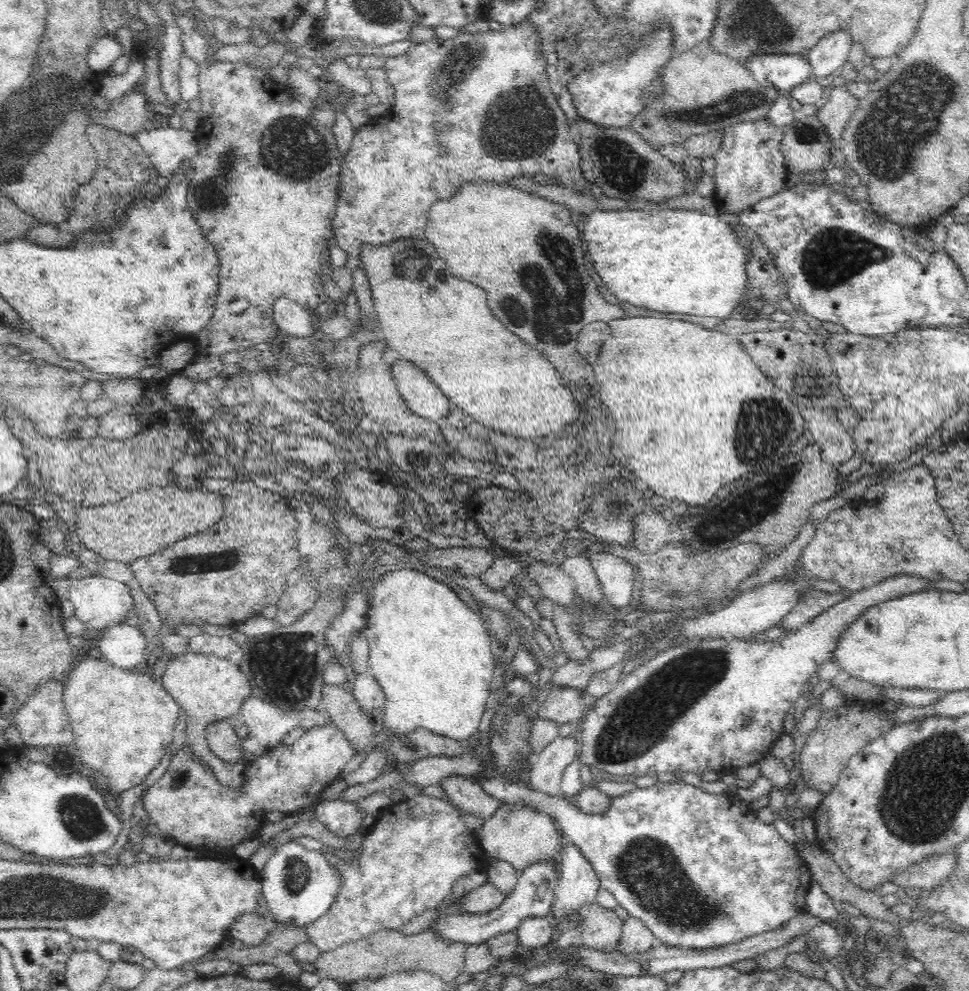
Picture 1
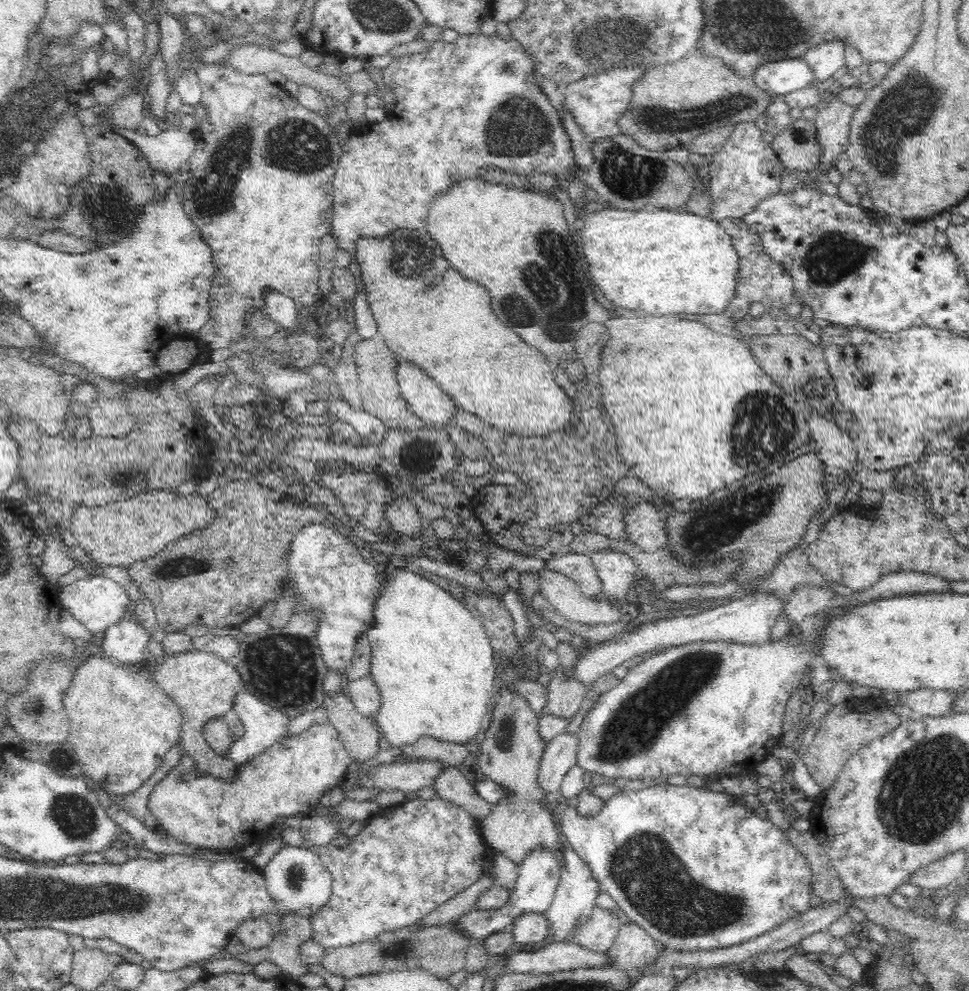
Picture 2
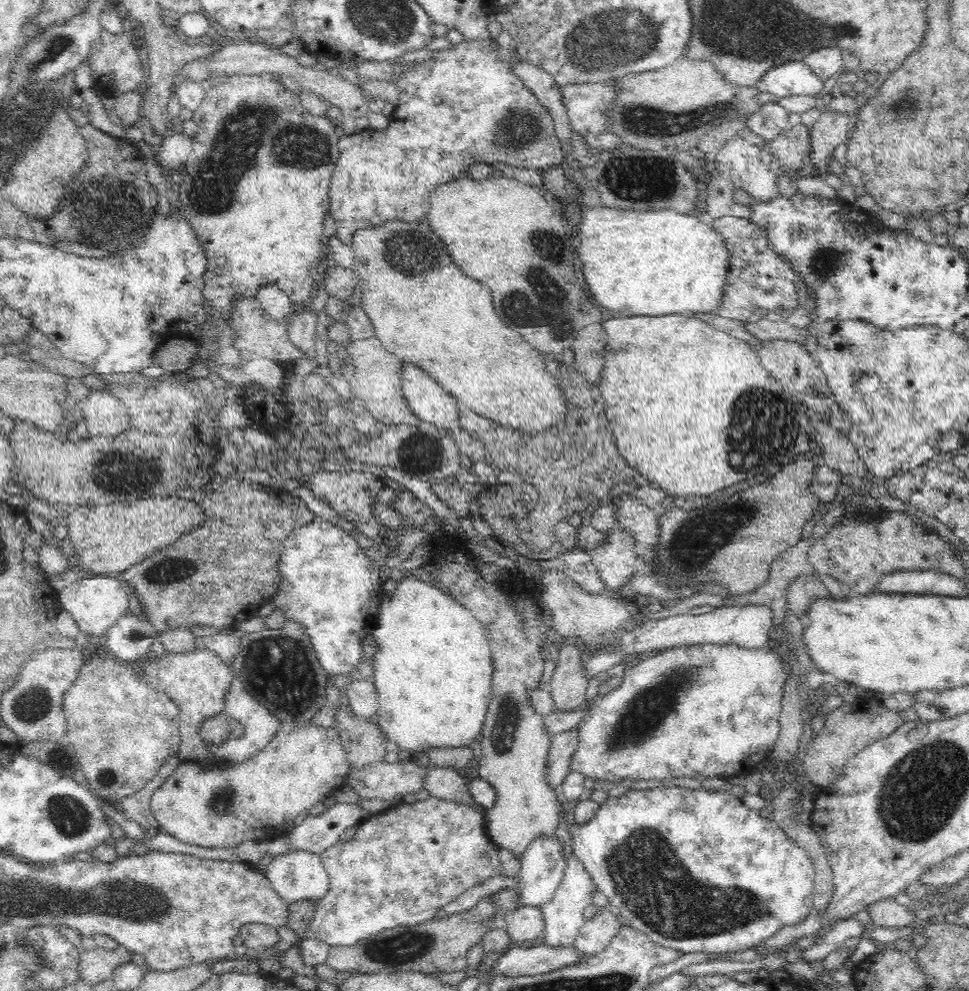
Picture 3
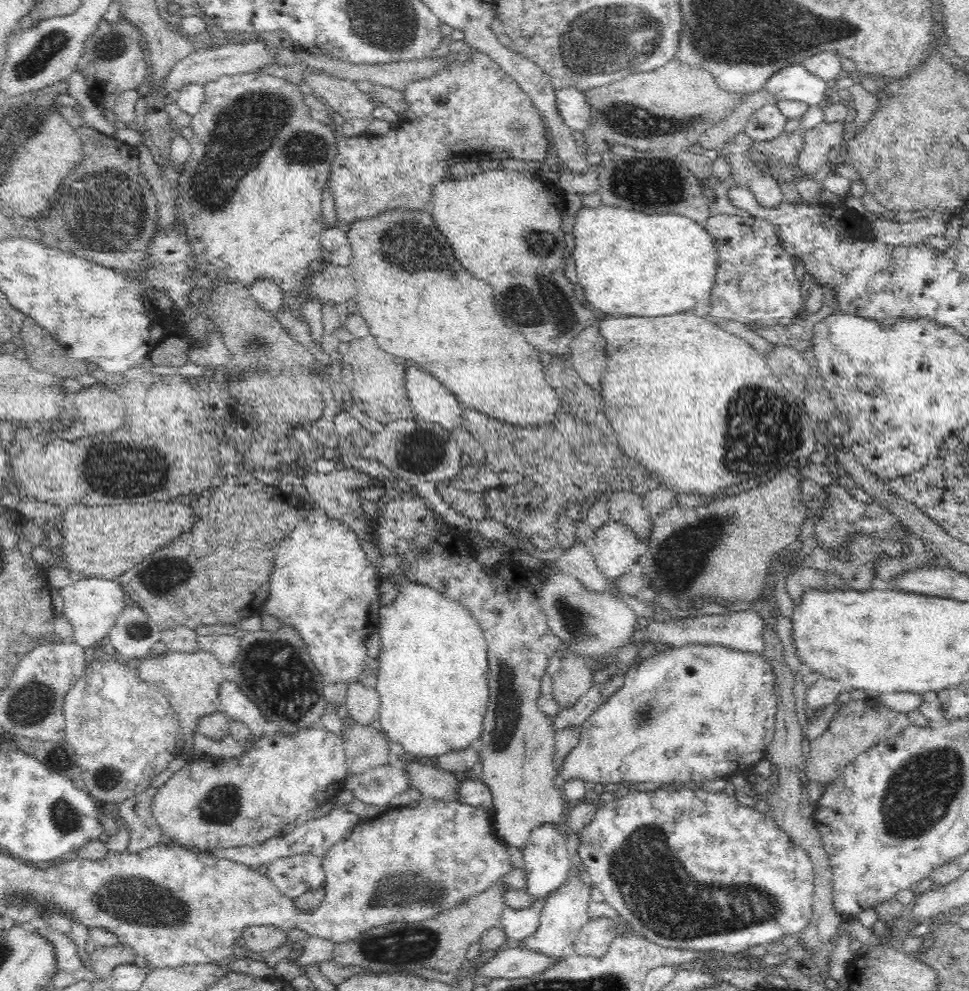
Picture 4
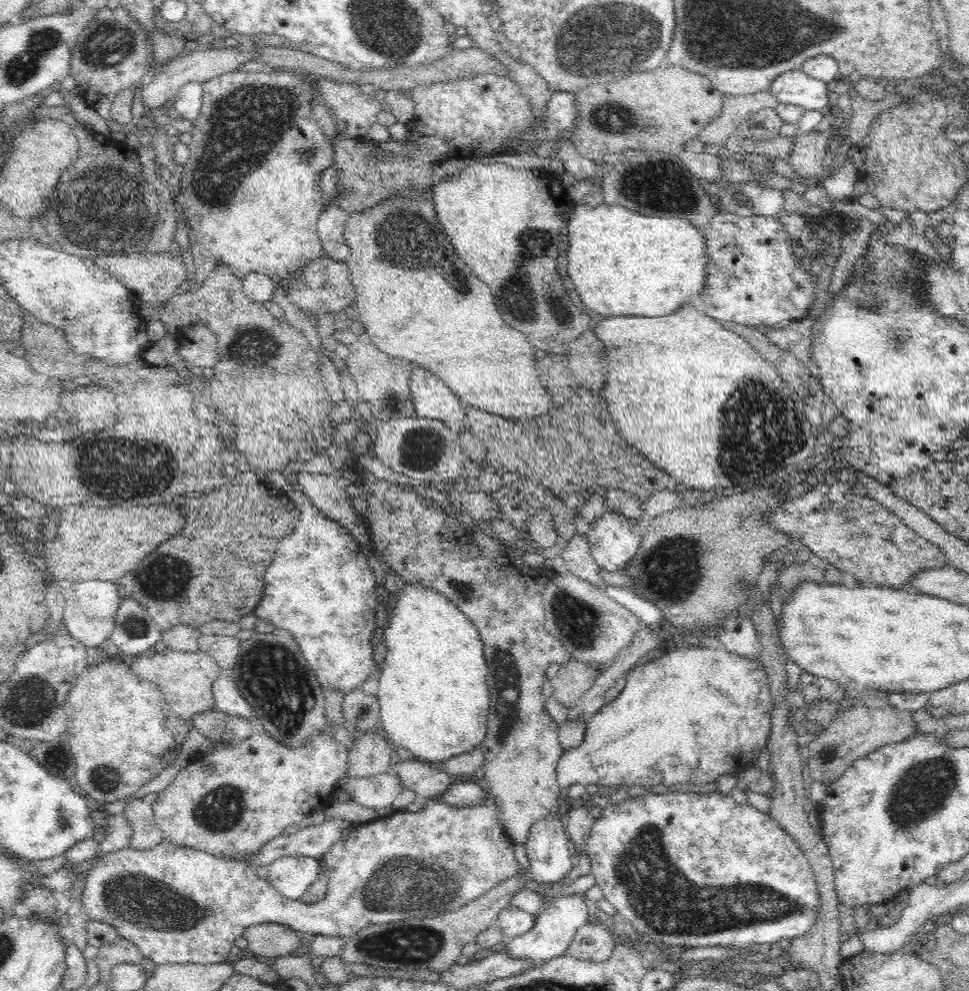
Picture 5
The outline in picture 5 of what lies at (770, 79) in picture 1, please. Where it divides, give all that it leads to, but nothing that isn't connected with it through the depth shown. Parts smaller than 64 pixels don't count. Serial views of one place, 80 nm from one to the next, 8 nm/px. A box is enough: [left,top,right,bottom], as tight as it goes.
[770,68,831,111]

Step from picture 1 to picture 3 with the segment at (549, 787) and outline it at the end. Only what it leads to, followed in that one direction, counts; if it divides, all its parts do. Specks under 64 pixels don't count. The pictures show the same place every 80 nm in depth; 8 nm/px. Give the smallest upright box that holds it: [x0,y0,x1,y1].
[546,729,579,789]

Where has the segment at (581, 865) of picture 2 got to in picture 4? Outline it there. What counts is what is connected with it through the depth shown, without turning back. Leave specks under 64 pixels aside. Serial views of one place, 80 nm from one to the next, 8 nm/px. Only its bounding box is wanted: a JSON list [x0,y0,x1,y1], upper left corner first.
[520,866,593,959]

